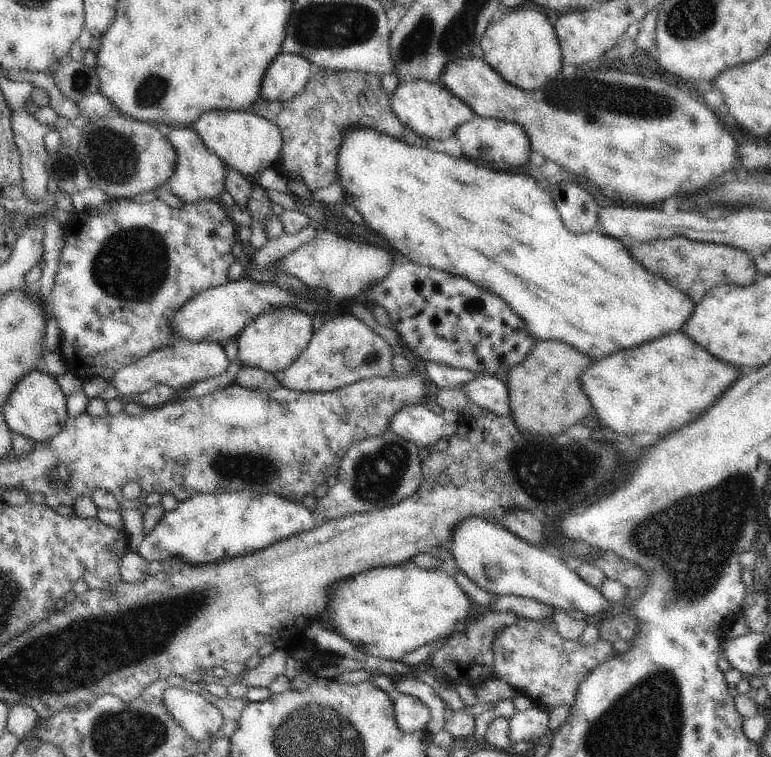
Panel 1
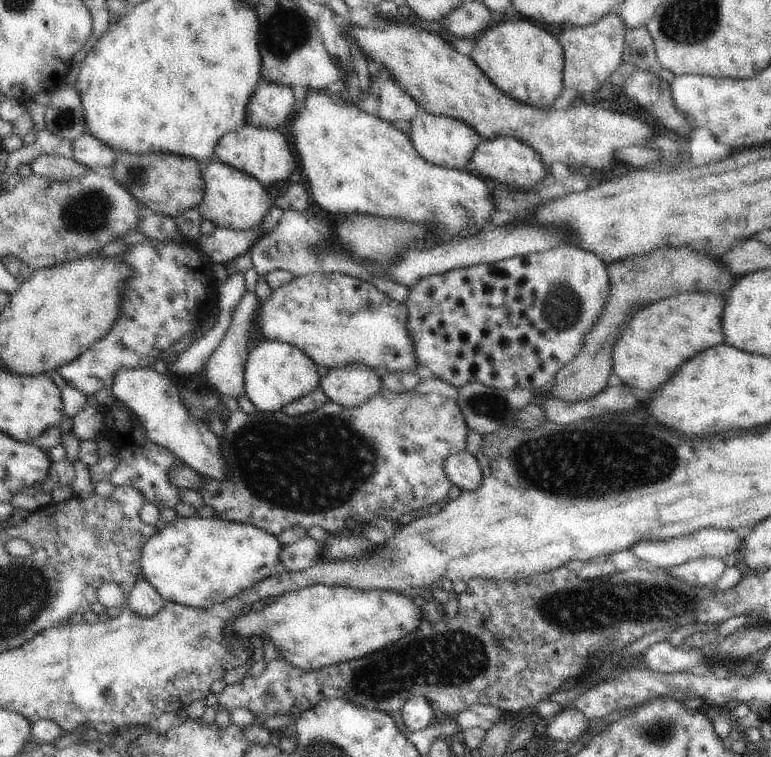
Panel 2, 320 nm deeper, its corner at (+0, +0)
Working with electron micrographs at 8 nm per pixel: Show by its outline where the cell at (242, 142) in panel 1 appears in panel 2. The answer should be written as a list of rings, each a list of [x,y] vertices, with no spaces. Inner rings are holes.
[[[246,124],[239,131],[226,133],[215,148],[215,159],[257,178],[266,188],[276,182],[290,180],[299,168],[292,156],[288,140],[277,129],[263,129]]]

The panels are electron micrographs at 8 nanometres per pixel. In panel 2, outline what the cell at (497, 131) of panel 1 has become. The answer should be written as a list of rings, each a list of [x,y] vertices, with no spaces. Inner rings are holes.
[[[500,137],[492,141],[481,139],[471,160],[480,176],[496,180],[500,182],[500,186],[508,184],[508,186],[536,190],[540,188],[544,176],[549,172],[549,168],[545,166],[541,156],[533,148],[512,137]]]

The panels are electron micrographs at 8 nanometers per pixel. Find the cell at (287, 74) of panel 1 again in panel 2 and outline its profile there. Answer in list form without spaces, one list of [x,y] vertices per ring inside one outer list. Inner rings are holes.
[[[260,82],[247,104],[247,124],[263,129],[280,128],[290,118],[294,104],[290,87]]]

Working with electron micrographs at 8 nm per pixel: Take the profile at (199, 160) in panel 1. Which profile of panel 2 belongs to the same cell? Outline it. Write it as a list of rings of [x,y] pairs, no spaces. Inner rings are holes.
[[[216,159],[202,167],[201,173],[205,182],[205,193],[198,208],[201,210],[203,220],[211,220],[218,227],[231,231],[247,231],[258,227],[270,207],[275,204],[274,198],[270,199],[266,187],[257,178],[222,164]]]

